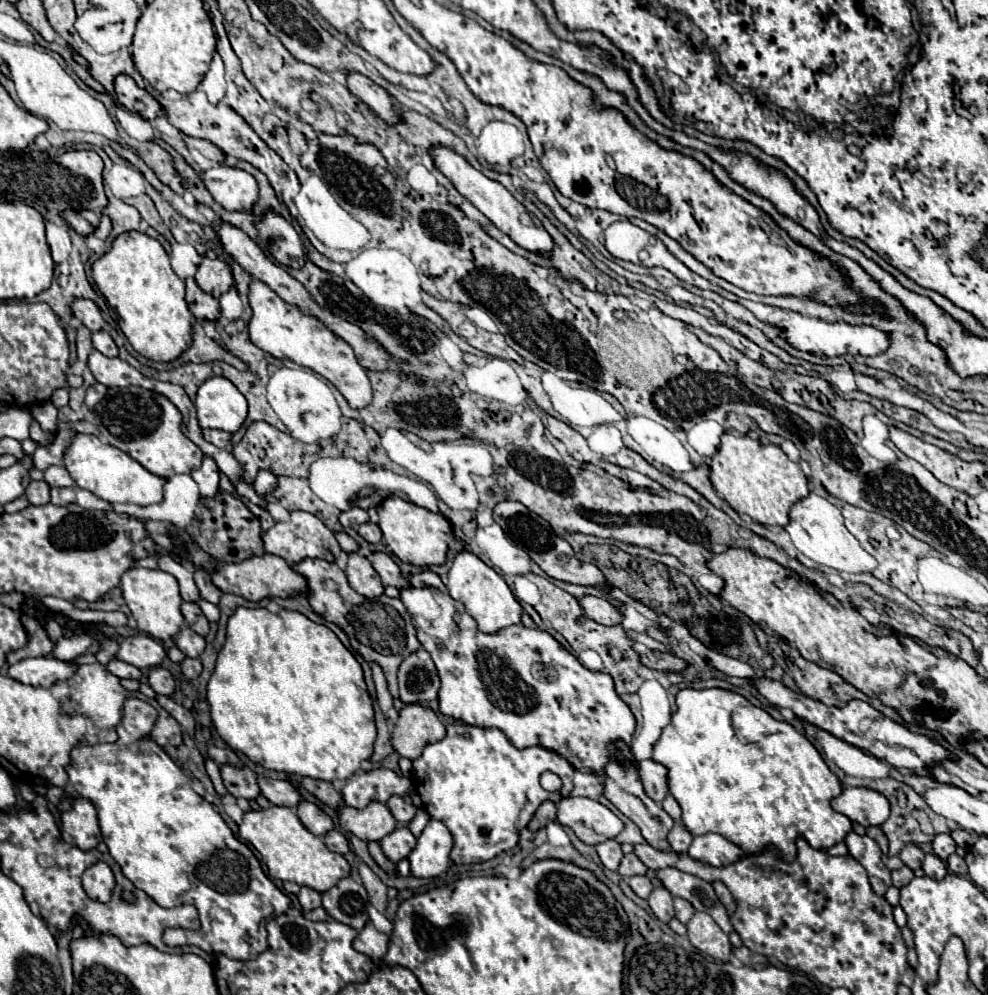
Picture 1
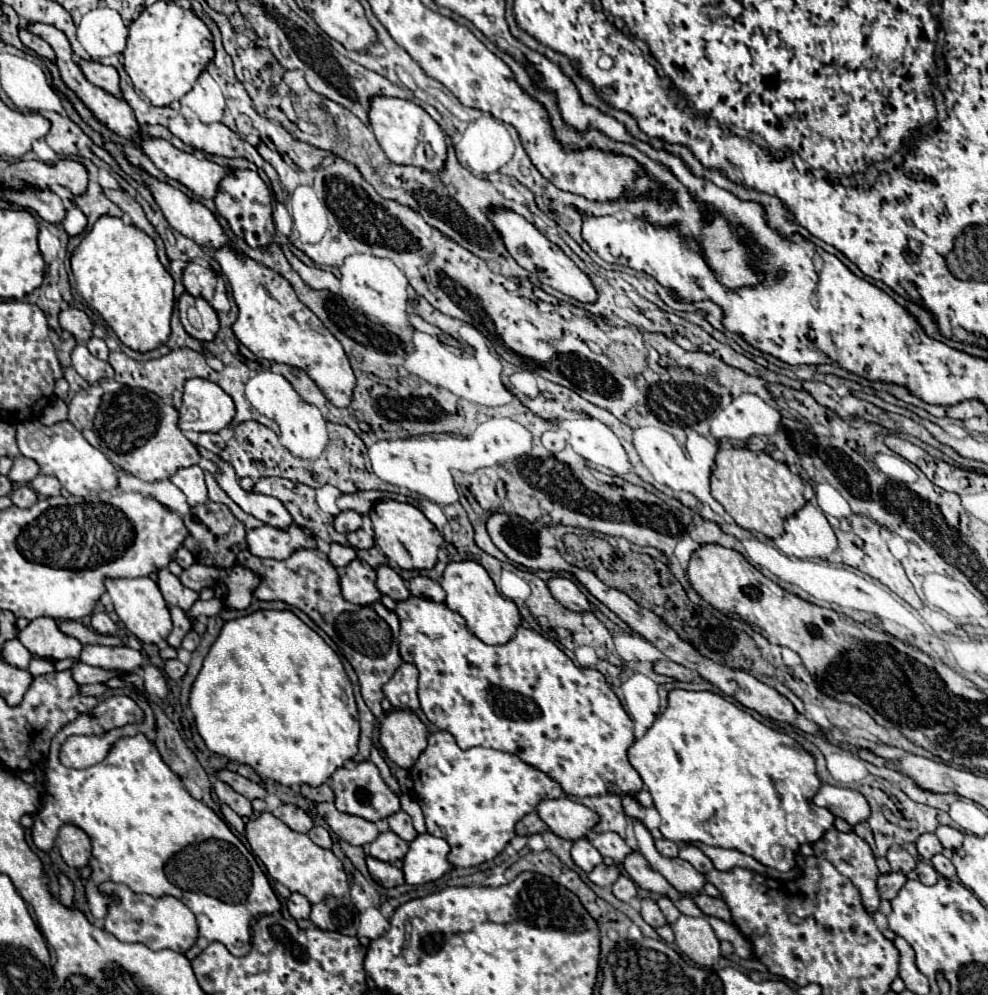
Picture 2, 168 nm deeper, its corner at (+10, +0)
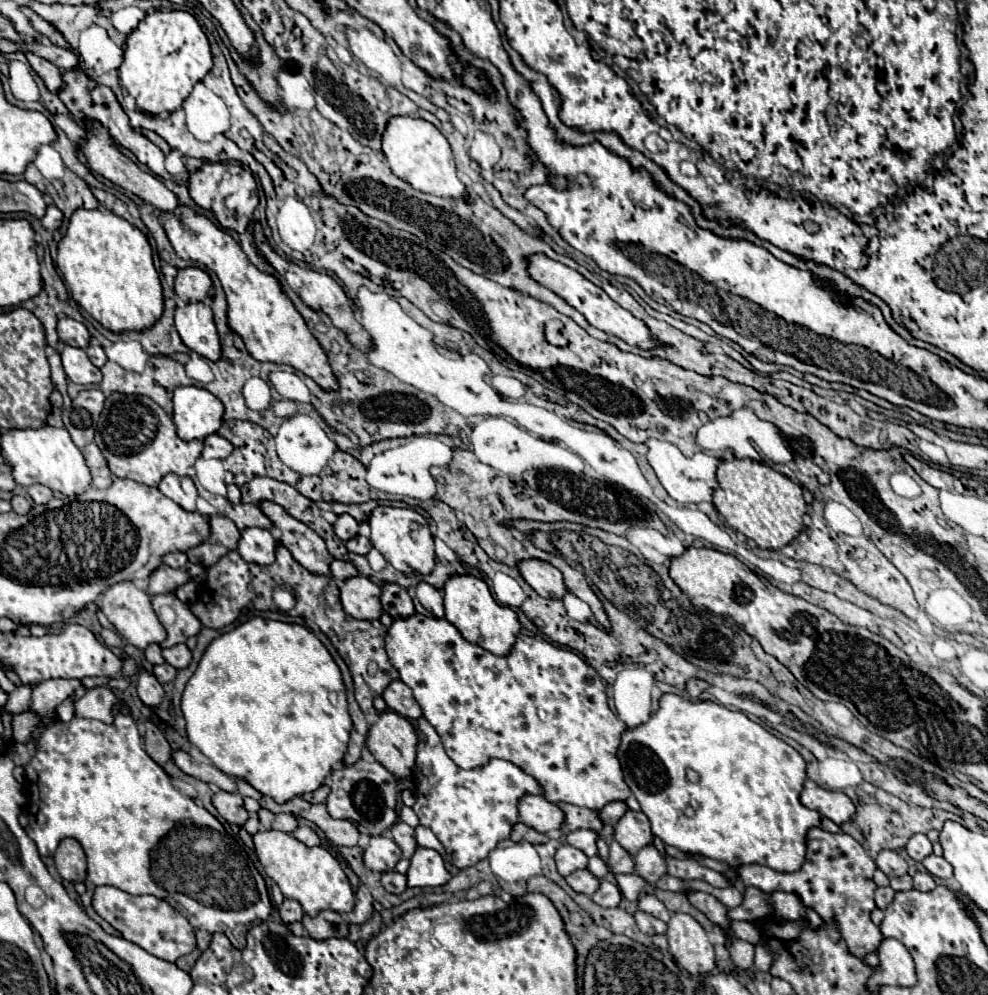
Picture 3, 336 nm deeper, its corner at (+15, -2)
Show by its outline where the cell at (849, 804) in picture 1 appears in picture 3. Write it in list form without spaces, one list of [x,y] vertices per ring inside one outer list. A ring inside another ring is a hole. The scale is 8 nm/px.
[[[807,784],[801,792],[801,802],[817,810],[821,816],[827,816],[835,824],[843,824],[855,816],[853,800],[843,792],[829,792],[817,784]]]

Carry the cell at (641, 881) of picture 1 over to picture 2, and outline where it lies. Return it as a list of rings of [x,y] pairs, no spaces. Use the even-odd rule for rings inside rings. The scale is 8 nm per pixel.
[[[620,874],[618,880],[612,884],[612,894],[622,902],[630,902],[636,896],[636,884],[626,878],[626,874]]]

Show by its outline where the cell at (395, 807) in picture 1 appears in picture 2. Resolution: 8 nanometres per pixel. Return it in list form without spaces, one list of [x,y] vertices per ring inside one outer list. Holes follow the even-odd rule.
[[[398,812],[398,814],[392,814],[388,818],[388,824],[390,824],[390,830],[396,832],[402,840],[406,842],[412,842],[416,838],[416,830],[412,826],[412,818],[406,814],[406,812]]]

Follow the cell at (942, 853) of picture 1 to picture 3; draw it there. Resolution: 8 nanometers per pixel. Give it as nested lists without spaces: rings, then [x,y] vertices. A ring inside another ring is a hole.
[[[915,834],[907,846],[905,846],[907,854],[915,860],[915,862],[921,862],[925,856],[929,856],[933,852],[933,844],[929,842],[929,838],[925,834]]]

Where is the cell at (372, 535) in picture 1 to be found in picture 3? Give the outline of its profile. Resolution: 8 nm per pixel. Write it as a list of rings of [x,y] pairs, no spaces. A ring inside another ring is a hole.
[[[355,536],[355,538],[347,540],[345,546],[349,548],[349,552],[355,552],[355,554],[367,554],[369,548],[371,548],[371,542],[369,542],[369,538],[365,538],[365,536]]]

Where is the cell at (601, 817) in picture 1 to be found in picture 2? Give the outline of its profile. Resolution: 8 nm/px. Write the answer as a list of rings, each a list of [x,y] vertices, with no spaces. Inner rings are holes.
[[[568,798],[542,800],[536,806],[536,814],[556,836],[572,842],[586,838],[592,832],[592,826],[598,822],[596,812]]]

